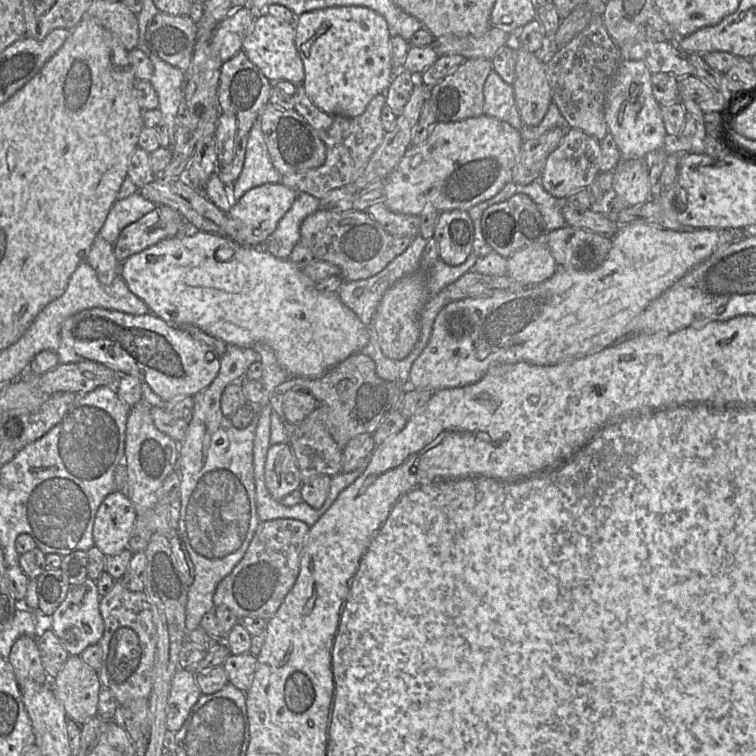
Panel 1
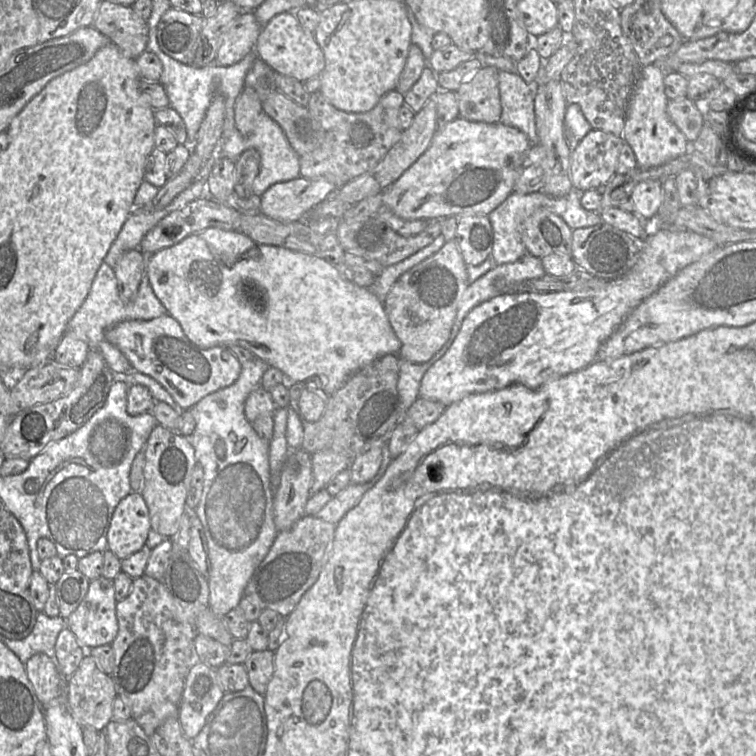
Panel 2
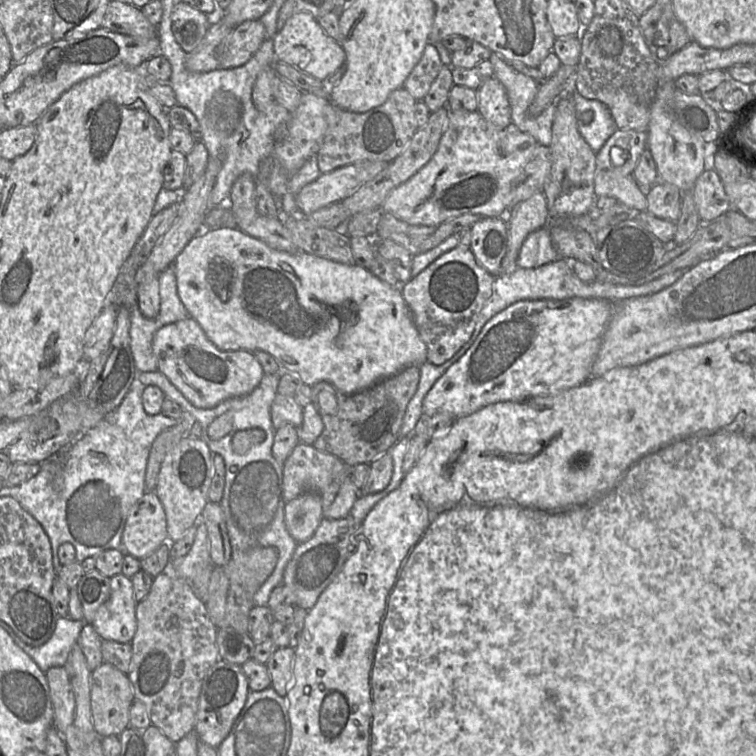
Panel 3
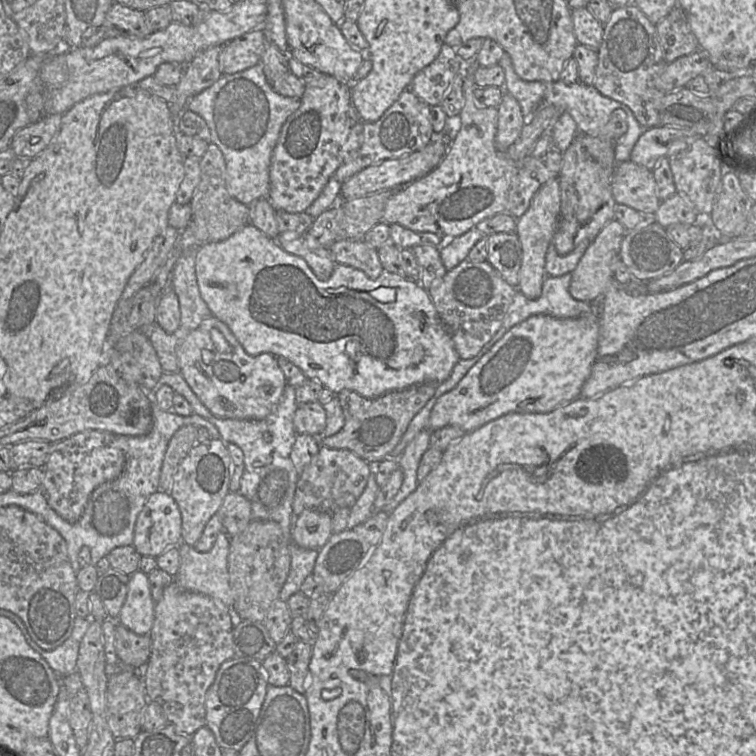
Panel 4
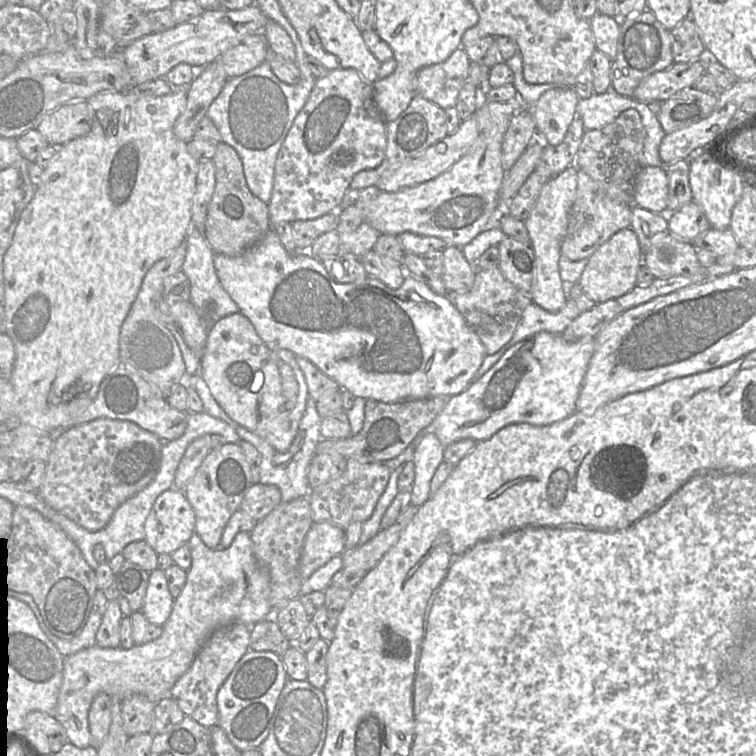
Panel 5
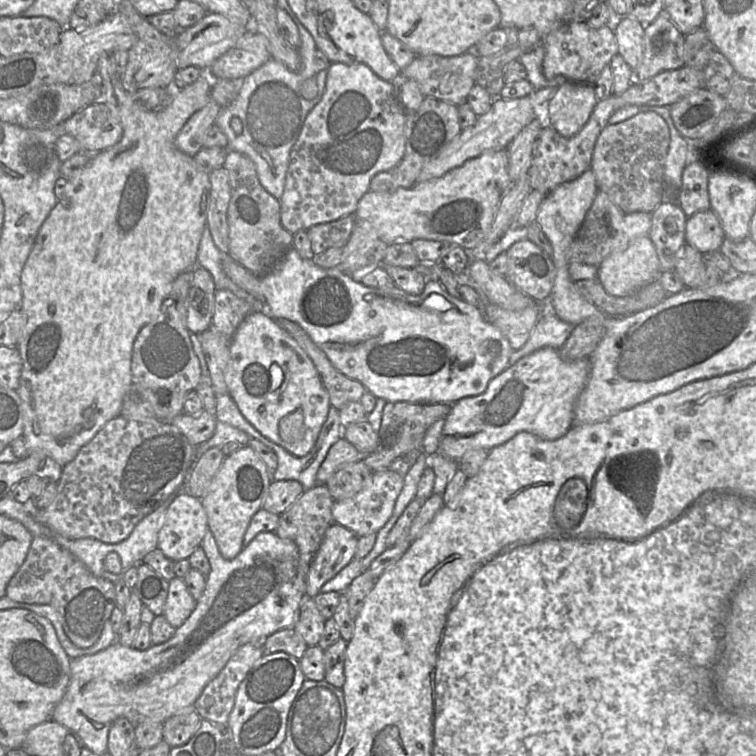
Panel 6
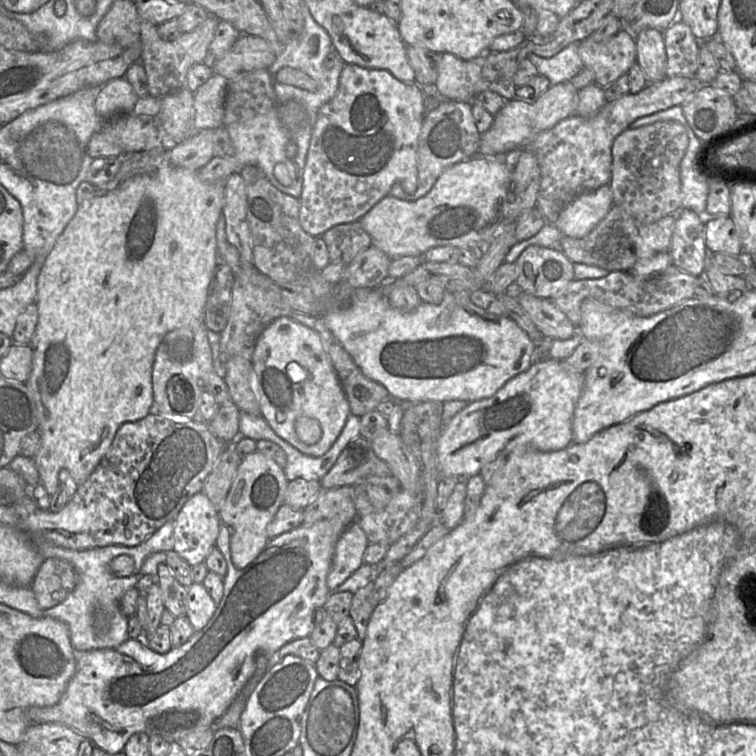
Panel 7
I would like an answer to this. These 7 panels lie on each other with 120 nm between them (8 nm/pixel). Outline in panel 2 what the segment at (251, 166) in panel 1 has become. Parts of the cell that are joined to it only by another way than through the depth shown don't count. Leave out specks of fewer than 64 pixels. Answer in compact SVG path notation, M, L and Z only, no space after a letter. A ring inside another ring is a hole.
M263 111L249 139L260 155L260 168L252 185L252 196L262 195L276 183L300 177L300 157L279 124Z

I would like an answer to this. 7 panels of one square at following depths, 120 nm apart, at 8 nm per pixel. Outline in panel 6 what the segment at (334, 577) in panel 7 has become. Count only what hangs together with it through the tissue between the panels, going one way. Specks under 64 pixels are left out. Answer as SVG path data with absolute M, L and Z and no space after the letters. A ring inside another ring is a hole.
M331 525L315 553L307 575L307 595L322 592L323 585L347 566L356 555L358 535L350 529Z

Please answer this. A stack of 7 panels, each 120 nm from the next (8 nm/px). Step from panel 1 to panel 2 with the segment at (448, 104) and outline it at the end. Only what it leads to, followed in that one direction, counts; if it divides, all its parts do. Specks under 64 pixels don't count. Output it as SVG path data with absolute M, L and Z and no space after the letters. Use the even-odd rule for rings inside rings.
M482 66L472 74L468 82L462 83L455 91L459 108L459 118L485 123L501 122L502 107L498 72L493 66Z

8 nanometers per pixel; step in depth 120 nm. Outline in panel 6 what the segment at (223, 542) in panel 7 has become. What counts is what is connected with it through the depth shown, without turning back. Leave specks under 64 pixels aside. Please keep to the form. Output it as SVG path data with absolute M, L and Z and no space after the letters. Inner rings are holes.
M208 530L204 536L200 547L204 550L207 556L211 569L206 575L206 586L202 595L197 599L195 609L186 619L186 621L176 628L175 634L168 641L152 645L147 650L138 650L132 646L125 646L119 642L115 642L108 648L99 651L95 654L84 655L76 657L71 660L71 678L69 685L61 698L61 700L54 707L51 719L65 726L76 734L81 740L82 744L96 754L103 754L107 752L108 734L112 723L119 718L126 718L132 724L139 723L158 723L163 724L167 719L178 716L186 715L195 712L195 702L201 695L206 685L212 681L225 667L227 662L237 651L237 649L246 643L260 643L269 635L278 630L293 628L299 615L299 607L301 600L307 595L307 575L310 568L310 563L303 566L303 558L300 555L298 546L290 539L279 537L275 532L261 532L255 536L249 543L245 544L242 551L233 559L226 559L220 553L214 536Z

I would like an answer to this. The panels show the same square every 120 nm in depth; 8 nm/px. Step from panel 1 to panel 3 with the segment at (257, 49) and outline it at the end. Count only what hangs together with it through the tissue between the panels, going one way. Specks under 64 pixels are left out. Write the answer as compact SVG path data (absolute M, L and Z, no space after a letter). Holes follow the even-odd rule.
M298 12L289 17L272 41L277 61L287 63L324 82L326 80L329 88L341 78L346 60L345 51L336 39L325 33L318 20L309 12Z

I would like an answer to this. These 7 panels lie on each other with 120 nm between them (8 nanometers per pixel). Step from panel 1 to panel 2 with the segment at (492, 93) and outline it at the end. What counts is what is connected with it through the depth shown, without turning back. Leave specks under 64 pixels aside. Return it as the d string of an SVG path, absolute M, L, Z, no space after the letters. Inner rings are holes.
M498 72L501 122L521 130L532 145L540 143L536 130L534 99L537 85L527 83L517 73Z

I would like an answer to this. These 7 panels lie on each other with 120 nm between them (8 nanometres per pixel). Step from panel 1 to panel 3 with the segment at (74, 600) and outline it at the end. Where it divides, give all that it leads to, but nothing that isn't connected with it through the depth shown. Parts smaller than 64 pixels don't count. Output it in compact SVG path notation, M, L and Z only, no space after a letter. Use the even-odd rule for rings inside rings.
M122 574L110 577L110 597L96 611L91 624L102 640L113 640L129 643L133 639L136 629L136 605L131 578Z

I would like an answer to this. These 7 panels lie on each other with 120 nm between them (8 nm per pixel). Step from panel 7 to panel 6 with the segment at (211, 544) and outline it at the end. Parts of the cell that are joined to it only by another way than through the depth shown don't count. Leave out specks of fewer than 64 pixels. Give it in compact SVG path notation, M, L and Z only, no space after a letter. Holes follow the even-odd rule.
M179 493L166 508L157 548L173 561L188 559L200 547L208 530L201 499Z

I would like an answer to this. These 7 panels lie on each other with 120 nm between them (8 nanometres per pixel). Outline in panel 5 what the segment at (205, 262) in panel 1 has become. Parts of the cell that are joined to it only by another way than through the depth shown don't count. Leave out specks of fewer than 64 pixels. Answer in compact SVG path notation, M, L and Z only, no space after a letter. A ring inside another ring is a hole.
M269 233L263 235L243 256L237 258L217 256L216 273L222 283L222 288L234 300L234 313L239 313L239 315L248 320L265 346L305 359L328 379L336 383L341 390L349 391L358 398L377 401L452 398L463 392L477 378L480 367L486 357L486 350L482 341L468 326L453 298L441 296L421 280L412 276L406 276L405 281L399 287L389 286L374 277L366 277L357 283L337 282L328 275L322 263L313 257L310 251L305 253L291 252L273 234ZM419 295L428 297L430 303L424 304L420 302Z

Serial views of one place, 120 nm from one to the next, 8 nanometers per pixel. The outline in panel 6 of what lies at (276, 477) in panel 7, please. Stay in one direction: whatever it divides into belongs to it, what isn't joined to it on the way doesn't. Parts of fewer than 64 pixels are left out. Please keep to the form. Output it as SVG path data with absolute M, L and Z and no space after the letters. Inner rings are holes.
M242 447L225 457L206 495L201 499L207 514L209 531L224 558L233 559L244 548L244 536L250 521L262 509L272 481L272 472L251 447Z

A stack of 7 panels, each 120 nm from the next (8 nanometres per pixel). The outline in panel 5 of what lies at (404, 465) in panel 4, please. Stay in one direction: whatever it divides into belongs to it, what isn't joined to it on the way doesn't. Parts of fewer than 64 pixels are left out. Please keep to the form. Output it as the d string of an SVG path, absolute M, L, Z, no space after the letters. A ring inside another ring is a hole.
M428 434L411 456L414 470L412 490L408 493L410 507L417 507L433 492L431 479L444 460L444 446L434 434Z

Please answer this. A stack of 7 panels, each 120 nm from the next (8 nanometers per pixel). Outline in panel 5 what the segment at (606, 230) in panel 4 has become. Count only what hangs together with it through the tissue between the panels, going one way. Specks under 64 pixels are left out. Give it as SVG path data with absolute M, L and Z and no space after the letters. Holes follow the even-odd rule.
M623 228L604 242L588 259L578 284L586 296L601 303L622 296L637 286L643 250L634 230Z

